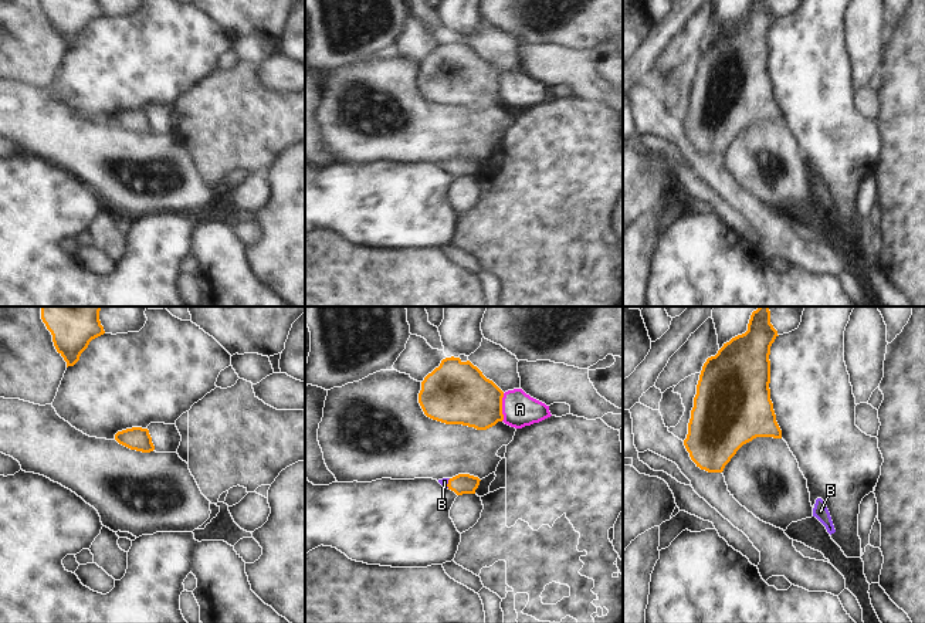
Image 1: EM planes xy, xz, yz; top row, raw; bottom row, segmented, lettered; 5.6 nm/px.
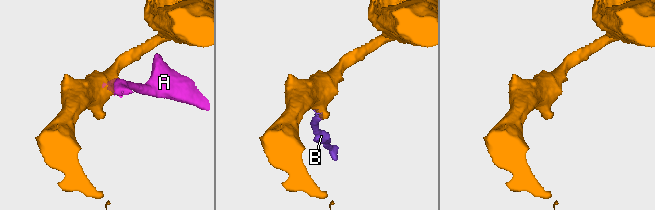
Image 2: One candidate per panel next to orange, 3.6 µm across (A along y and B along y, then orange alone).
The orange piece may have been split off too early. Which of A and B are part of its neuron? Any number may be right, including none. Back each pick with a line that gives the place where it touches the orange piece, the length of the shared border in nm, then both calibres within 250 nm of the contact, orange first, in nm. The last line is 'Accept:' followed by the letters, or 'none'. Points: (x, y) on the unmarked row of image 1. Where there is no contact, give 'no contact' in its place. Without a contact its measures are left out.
B: meets orange in xz at (449, 165); contact 60 nm long; 110 nm thick on the orange side, 50 nm on the other
Accept: B

